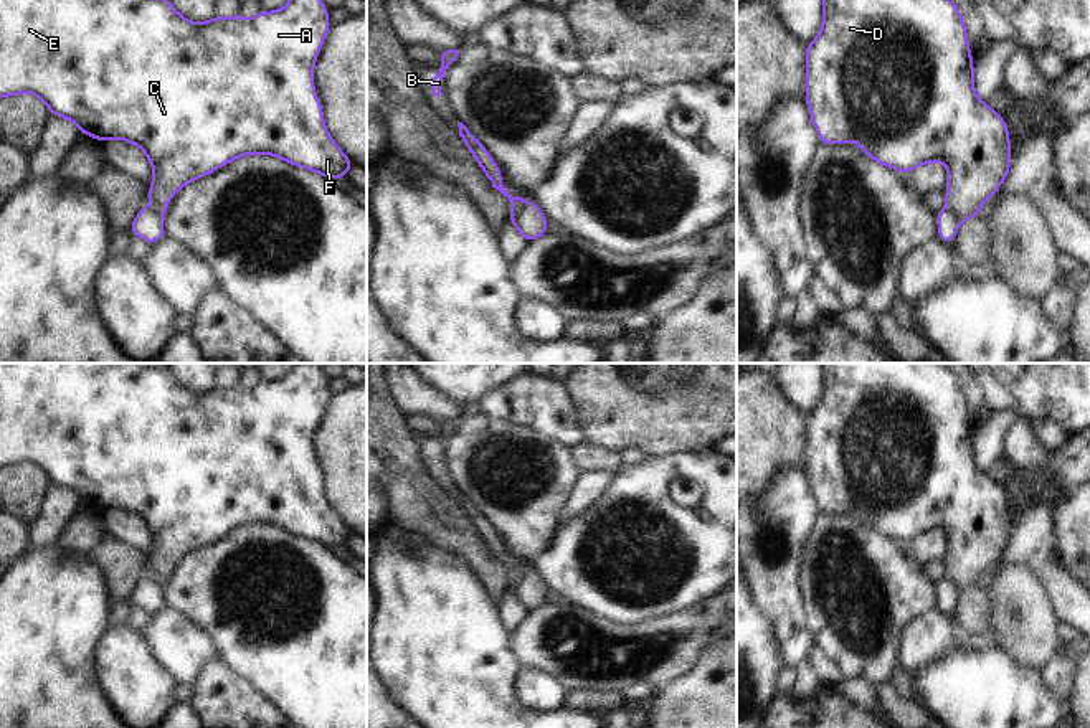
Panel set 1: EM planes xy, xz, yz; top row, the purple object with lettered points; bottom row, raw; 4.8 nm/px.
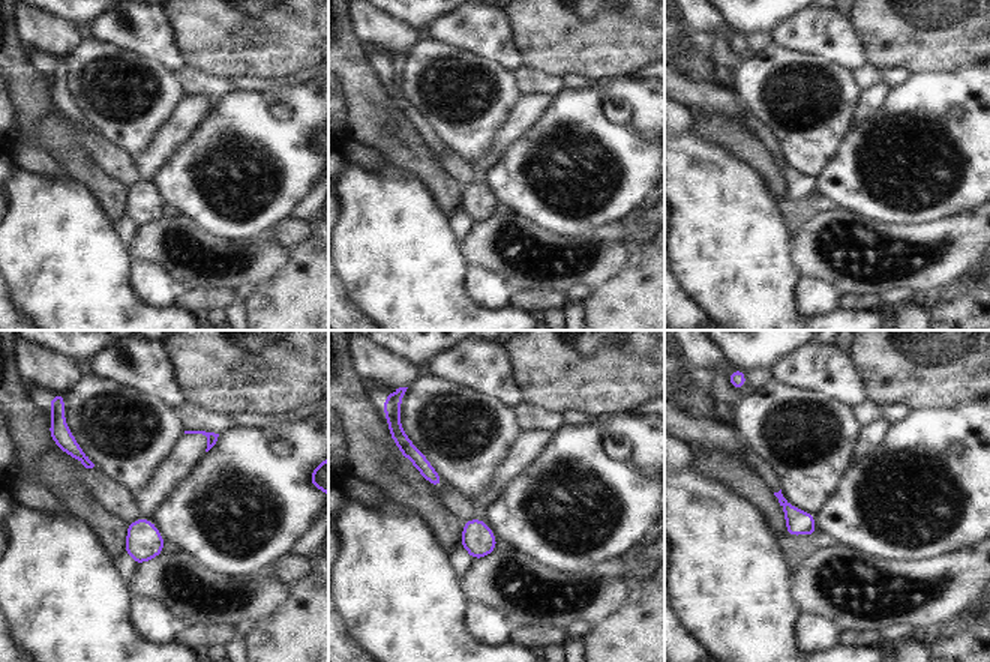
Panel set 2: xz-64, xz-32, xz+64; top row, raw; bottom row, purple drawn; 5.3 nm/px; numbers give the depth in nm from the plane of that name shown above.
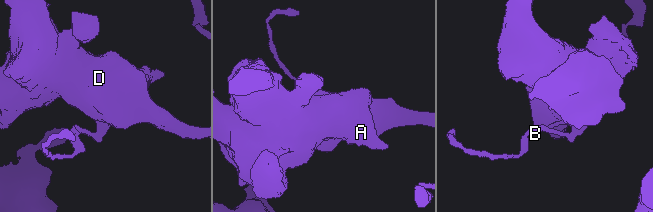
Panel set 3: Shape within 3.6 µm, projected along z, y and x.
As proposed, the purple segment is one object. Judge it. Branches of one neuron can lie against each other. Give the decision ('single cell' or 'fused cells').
fused cells

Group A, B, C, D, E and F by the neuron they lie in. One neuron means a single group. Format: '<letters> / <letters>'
A C D E F / B

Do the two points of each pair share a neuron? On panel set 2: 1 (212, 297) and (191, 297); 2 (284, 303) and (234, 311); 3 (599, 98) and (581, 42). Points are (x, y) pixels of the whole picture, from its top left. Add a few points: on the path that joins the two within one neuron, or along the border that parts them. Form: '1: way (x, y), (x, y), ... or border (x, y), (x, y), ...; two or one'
1: way (207, 297), (195, 297); one
2: border (242, 300), (248, 314); two
3: border (626, 77), (608, 77), (600, 81); two

